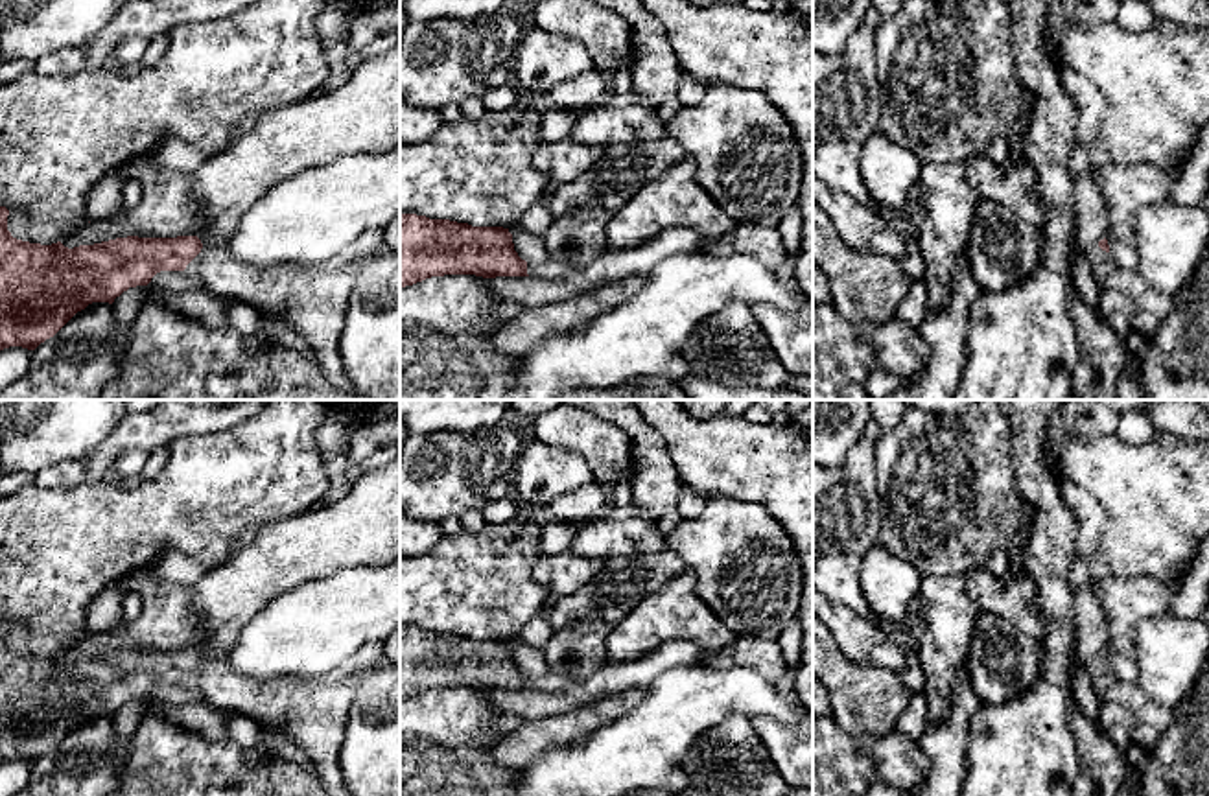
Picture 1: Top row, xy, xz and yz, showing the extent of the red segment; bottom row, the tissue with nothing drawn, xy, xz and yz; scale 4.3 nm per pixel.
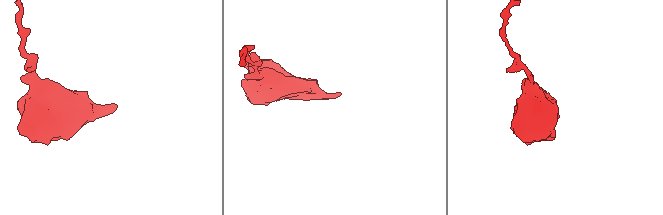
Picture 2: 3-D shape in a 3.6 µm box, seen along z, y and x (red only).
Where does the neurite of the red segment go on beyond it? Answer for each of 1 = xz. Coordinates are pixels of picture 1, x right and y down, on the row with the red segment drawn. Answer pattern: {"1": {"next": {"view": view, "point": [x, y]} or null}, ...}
{"1": {"next": null}}

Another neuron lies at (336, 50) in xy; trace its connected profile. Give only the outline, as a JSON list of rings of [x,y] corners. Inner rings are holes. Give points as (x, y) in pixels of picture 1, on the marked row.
[[[346,39],[323,41],[323,48],[330,66],[330,81],[317,90],[319,94],[339,88],[350,76],[345,66],[348,41]]]

